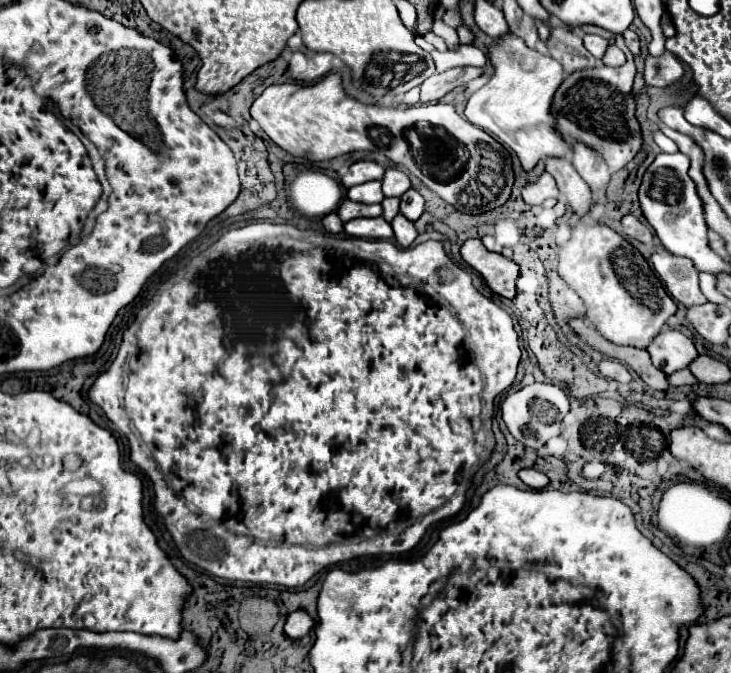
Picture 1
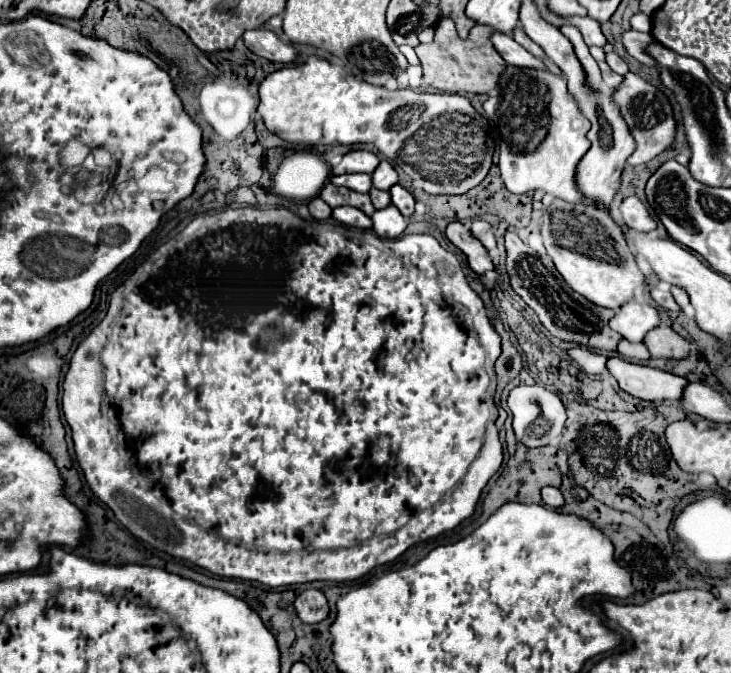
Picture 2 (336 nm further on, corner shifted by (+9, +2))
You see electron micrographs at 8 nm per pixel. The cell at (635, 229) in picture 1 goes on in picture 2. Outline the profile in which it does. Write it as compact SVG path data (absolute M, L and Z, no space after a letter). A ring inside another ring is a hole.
M627 197L623 199L621 207L621 219L631 227L631 229L637 229L637 231L653 231L657 225L655 225L655 219L649 215L647 207L641 203L639 197Z

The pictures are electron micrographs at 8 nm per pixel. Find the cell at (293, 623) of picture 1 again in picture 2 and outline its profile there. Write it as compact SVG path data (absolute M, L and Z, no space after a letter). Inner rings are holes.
M307 589L295 599L295 609L297 615L303 623L319 623L327 619L329 615L329 605L325 595L319 589Z

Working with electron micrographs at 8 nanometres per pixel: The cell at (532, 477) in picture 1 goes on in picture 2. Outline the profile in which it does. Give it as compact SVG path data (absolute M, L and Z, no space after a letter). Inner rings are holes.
M543 487L543 489L541 489L541 497L543 497L543 503L545 503L547 507L551 507L551 509L559 509L559 507L565 505L561 491L555 489L555 487Z

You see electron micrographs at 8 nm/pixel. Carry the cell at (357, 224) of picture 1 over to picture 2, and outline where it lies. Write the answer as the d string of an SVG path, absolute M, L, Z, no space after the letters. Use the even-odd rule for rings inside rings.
M343 205L343 207L335 207L333 209L333 217L349 227L359 227L359 229L371 229L371 217L367 217L361 209L351 207L351 205Z

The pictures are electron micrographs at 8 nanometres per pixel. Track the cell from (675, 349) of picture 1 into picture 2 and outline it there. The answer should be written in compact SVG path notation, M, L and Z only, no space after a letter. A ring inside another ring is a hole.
M627 301L617 309L609 327L629 341L643 341L645 333L659 325L659 313L651 305L641 305L637 301Z

